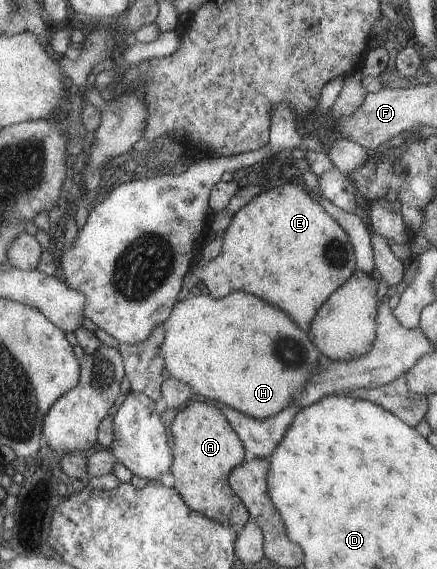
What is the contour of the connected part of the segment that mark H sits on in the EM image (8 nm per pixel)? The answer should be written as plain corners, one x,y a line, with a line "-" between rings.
232,291
221,299
209,294
184,298
175,304
174,311
161,328
164,340
158,356
170,378
189,385
197,395
216,400
252,418
271,417
290,405
308,380
311,369
320,362
318,349
283,312
242,291

